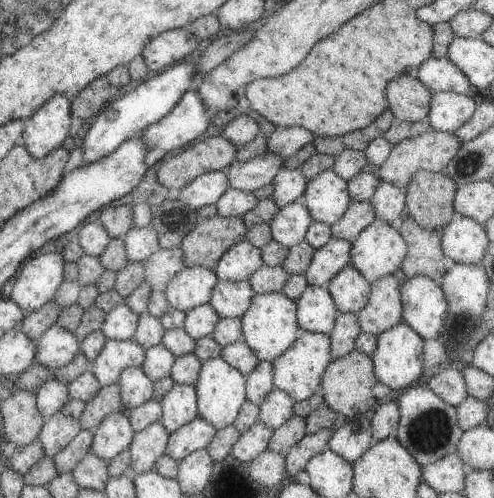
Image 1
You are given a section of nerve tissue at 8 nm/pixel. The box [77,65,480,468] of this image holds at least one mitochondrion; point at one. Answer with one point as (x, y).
(431, 431)

